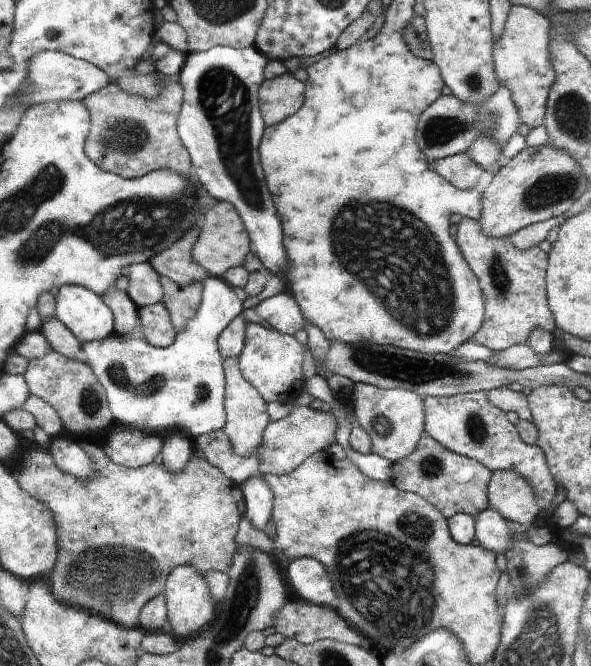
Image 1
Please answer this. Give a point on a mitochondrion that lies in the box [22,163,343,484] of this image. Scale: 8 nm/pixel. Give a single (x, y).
(118, 372)

